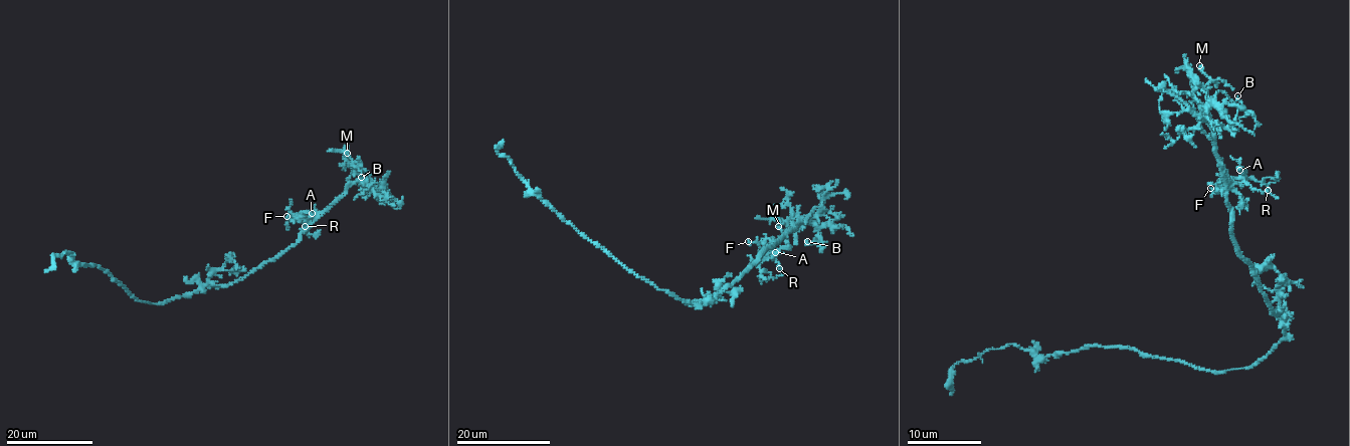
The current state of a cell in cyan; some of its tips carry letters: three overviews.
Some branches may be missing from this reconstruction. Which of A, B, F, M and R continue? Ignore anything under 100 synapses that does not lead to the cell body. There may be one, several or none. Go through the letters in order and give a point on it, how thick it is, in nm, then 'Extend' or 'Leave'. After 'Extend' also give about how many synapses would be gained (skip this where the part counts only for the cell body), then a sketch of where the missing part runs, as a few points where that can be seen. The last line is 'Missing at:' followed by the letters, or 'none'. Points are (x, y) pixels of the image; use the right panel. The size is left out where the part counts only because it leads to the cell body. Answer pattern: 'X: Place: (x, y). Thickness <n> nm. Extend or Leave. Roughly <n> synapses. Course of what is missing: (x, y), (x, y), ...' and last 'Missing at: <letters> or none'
A: Place: (1239, 170). Thickness 200 nm. Leave
B: Place: (1237, 95). Thickness 180 nm. Leave
F: Place: (1210, 188). Thickness 130 nm. Leave
M: Place: (1199, 65). Thickness 240 nm. Leave
R: Place: (1268, 190). Thickness 180 nm. Leave
Missing at: none

